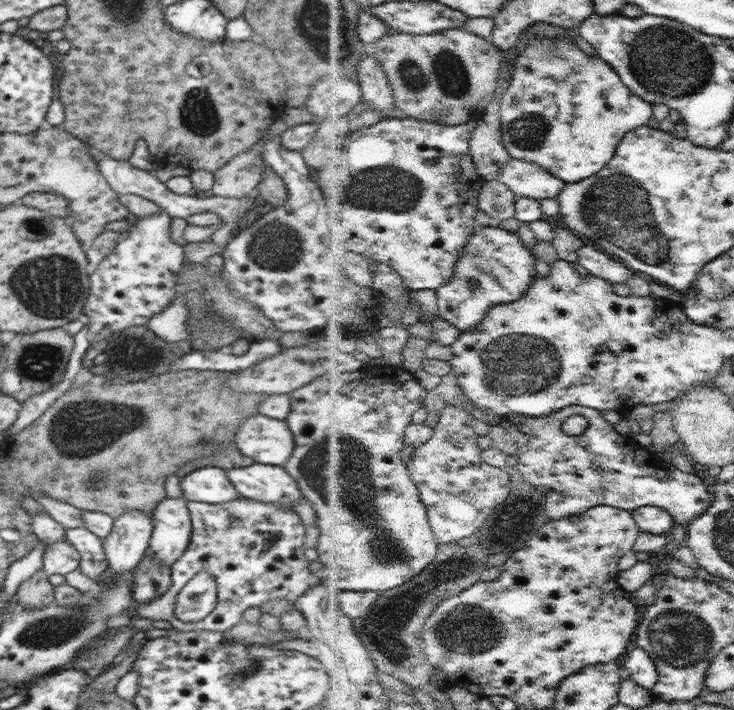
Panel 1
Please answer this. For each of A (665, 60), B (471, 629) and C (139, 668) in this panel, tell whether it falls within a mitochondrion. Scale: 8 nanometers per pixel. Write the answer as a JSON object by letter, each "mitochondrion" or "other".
{"A":"mitochondrion","B":"mitochondrion","C":"other"}

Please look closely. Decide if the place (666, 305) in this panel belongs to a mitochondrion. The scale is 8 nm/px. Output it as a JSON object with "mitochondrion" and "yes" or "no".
{"mitochondrion":"no"}

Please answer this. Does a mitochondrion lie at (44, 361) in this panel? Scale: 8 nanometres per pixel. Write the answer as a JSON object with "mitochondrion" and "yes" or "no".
{"mitochondrion":"yes"}

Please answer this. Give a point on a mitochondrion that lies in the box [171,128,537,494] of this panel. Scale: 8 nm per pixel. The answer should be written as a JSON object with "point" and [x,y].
{"point":[384,188]}

